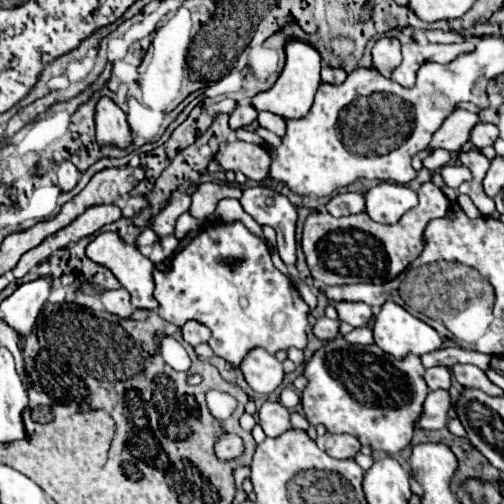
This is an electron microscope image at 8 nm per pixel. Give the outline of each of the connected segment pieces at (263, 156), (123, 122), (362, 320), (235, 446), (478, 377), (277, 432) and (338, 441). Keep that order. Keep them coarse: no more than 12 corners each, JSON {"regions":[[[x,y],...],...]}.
{"regions":[[[233,140],[217,154],[223,170],[249,180],[269,176],[271,156],[257,144]],[[109,96],[95,106],[99,144],[131,144],[127,116]],[[335,302],[339,320],[365,326],[373,310],[363,302]],[[225,432],[215,442],[219,460],[235,460],[243,454],[243,440]],[[473,364],[449,366],[461,386],[475,386],[487,394],[503,394]],[[267,400],[259,424],[271,438],[291,428],[289,410]],[[325,434],[317,446],[333,458],[351,458],[361,444],[349,434]]]}

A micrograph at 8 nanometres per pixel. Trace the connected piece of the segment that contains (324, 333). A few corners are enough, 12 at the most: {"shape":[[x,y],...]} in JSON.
{"shape":[[321,316],[311,330],[319,340],[339,334],[339,320]]}

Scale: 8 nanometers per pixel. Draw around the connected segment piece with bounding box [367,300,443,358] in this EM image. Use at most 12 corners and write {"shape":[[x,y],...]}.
{"shape":[[393,300],[367,325],[393,358],[423,356],[443,342]]}

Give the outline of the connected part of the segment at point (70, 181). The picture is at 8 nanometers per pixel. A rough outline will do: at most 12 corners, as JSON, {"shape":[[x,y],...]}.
{"shape":[[73,162],[57,164],[57,186],[63,192],[75,188],[79,170]]}

